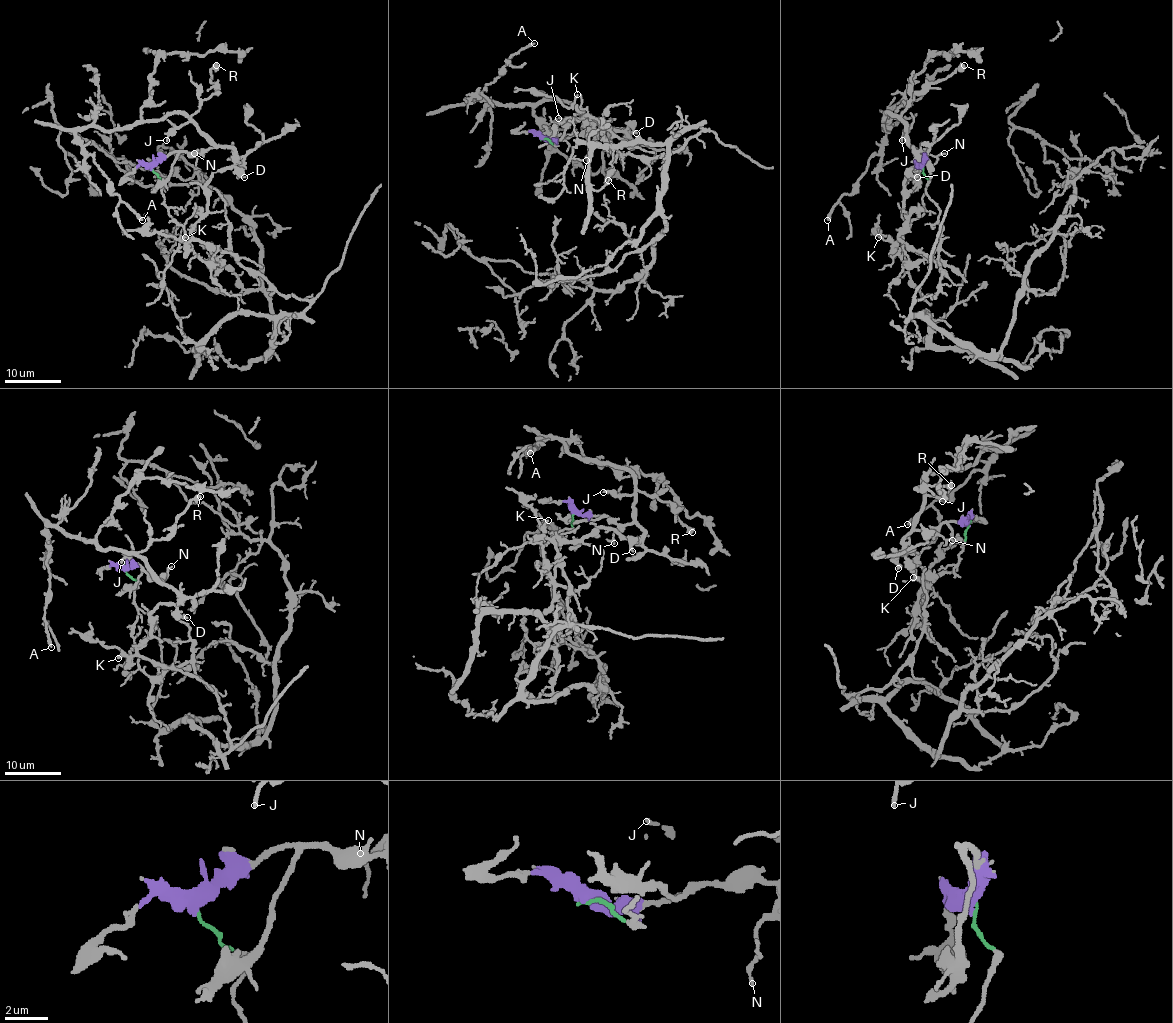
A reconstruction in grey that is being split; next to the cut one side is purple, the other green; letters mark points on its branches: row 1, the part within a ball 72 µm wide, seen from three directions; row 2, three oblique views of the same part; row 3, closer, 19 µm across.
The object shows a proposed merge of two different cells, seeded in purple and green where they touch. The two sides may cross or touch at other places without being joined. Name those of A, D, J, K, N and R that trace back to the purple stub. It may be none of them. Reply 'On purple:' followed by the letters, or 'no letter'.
On purple: A, D, J, K, N, R

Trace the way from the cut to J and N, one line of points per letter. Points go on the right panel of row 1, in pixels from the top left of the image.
J: (922, 166), (921, 152), (911, 146), (904, 121), (907, 128), (901, 141)
N: (922, 166), (921, 152), (918, 153), (938, 156), (945, 153)

